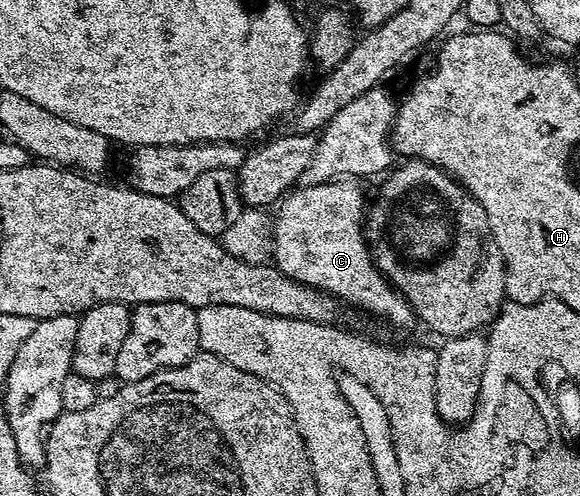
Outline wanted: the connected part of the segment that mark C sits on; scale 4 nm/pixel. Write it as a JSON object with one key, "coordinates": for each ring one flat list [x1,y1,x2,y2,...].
{"coordinates":[[352,177,331,179,329,183,309,182,280,200,280,212,274,215,274,266,302,285,336,296,341,304,353,303,364,311,384,315,385,321,396,327,408,327,414,323,412,306,376,268,368,250,364,238,366,199,364,203,364,191,356,183]]}

